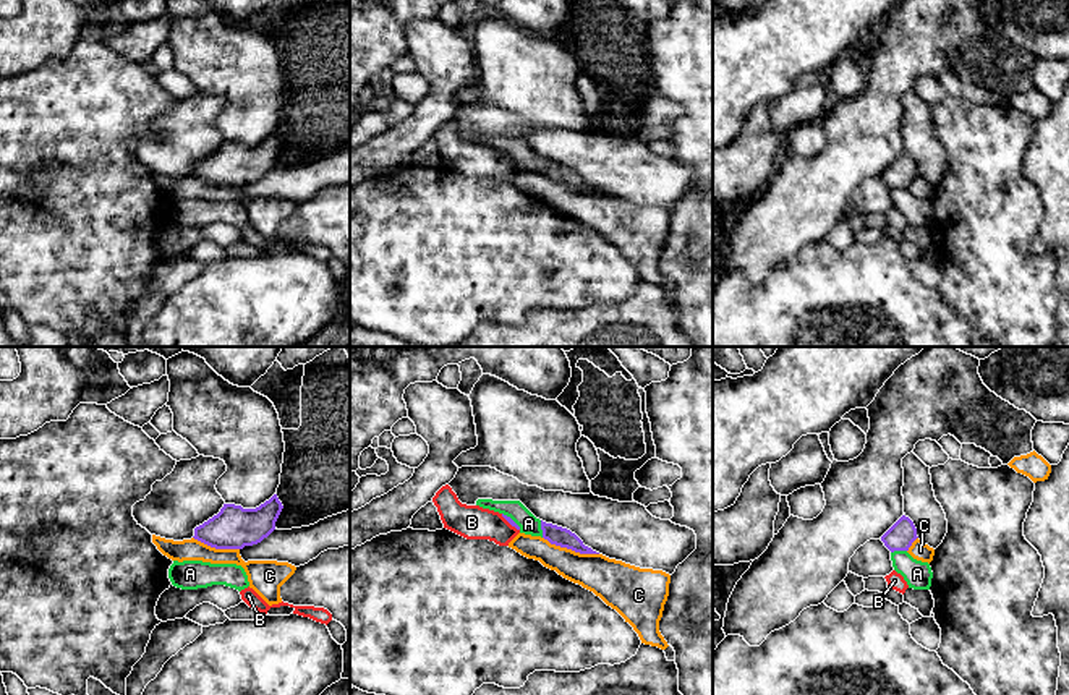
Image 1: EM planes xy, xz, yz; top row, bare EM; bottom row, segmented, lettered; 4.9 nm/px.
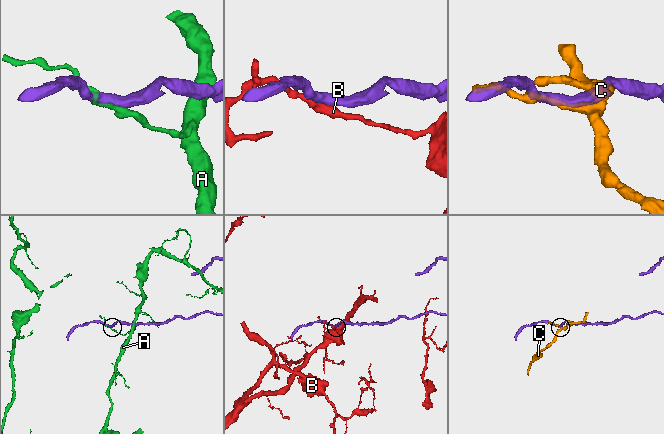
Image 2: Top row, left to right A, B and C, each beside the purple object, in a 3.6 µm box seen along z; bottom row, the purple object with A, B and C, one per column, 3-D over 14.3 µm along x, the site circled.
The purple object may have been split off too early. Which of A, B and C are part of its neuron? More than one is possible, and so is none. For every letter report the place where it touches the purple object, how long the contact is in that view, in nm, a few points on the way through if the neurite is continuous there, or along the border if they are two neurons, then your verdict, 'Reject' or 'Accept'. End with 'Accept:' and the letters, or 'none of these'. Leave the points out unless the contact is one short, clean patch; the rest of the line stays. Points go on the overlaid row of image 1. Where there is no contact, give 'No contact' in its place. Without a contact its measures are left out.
A: Touches purple at xz (541, 528). Shared border 90 nm. Reject
B: Touches purple at xz (511, 524). Shared border 130 nm. Reject
C: Touches purple at xz (570, 548). Shared border 300 nm. Reject
Accept: none of these

